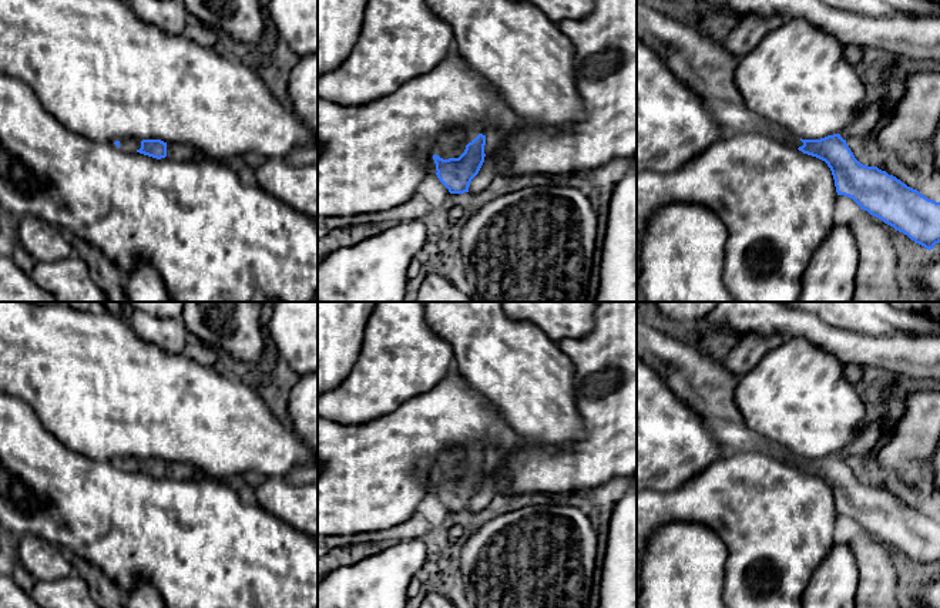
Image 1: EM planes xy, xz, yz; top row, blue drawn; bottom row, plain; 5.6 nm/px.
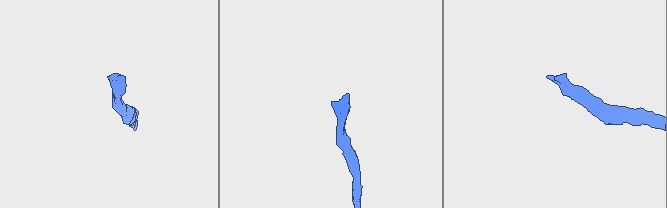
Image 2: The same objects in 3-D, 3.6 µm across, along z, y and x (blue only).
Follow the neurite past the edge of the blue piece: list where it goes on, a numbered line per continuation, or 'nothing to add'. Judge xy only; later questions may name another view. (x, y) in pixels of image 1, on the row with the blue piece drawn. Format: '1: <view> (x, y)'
1: xy (131, 145)

